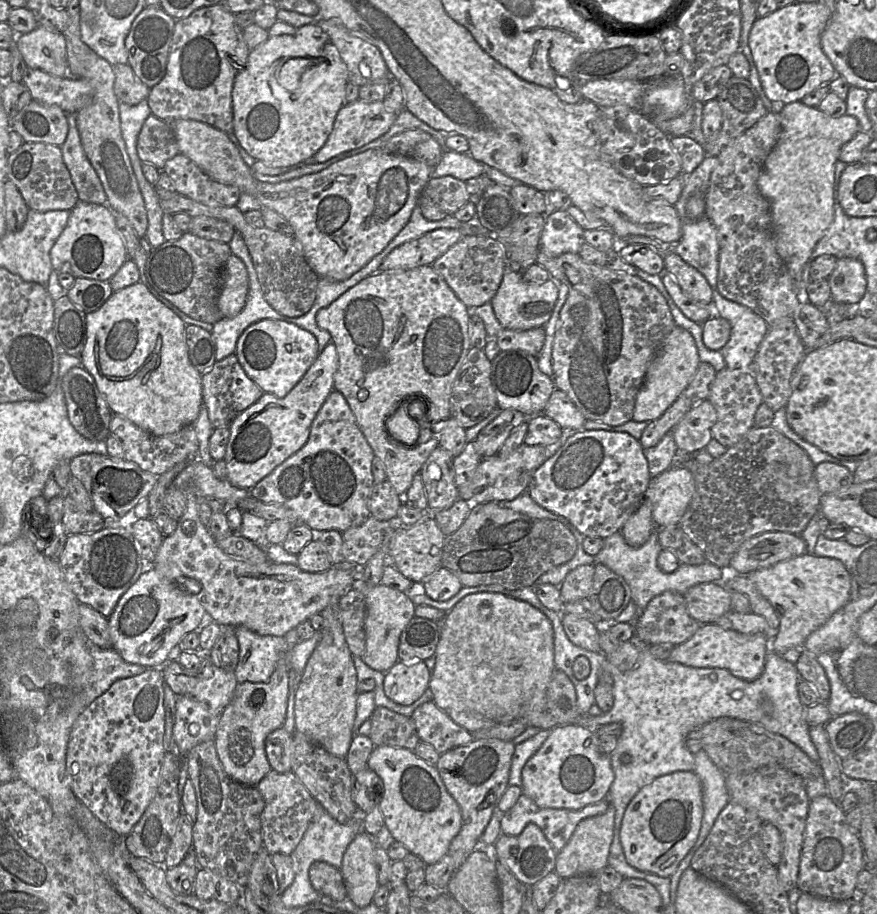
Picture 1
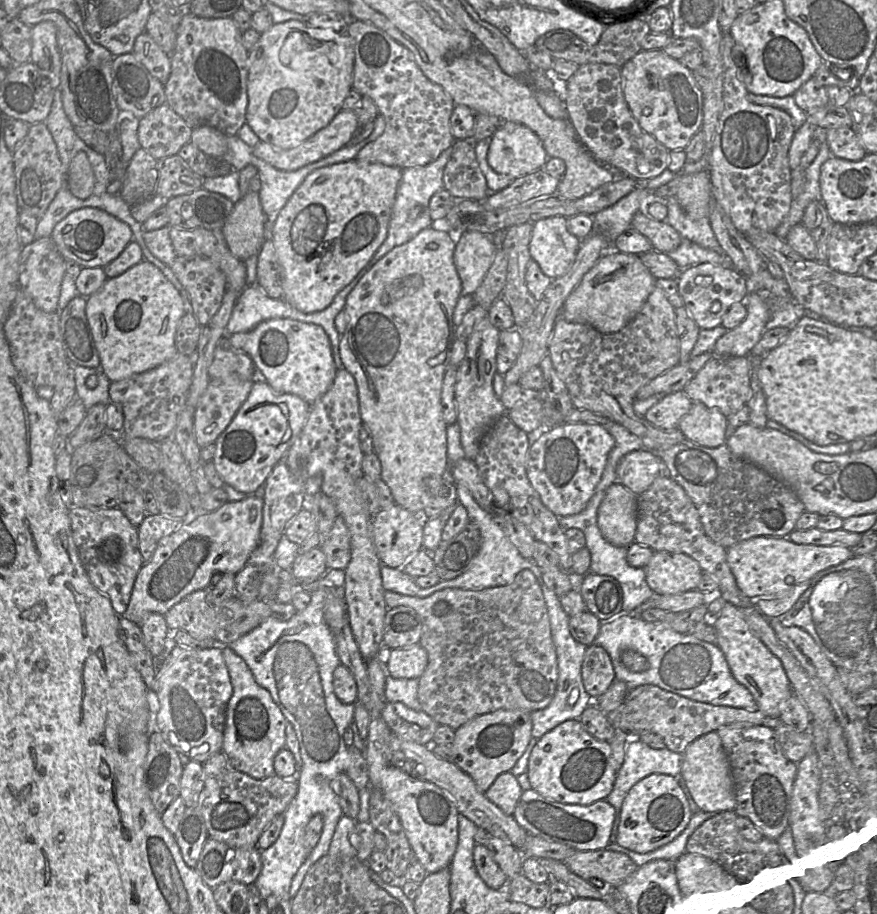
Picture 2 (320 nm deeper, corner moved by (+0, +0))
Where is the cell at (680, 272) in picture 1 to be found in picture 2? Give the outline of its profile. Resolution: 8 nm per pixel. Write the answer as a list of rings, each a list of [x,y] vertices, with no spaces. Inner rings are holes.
[[[643,211],[637,212],[632,220],[631,227],[644,235],[653,249],[661,253],[671,253],[676,250],[683,237],[667,221],[658,221]]]

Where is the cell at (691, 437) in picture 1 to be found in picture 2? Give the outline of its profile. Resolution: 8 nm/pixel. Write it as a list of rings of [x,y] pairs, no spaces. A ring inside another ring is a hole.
[[[684,390],[666,394],[645,414],[654,426],[669,430],[678,428],[681,418],[689,412],[693,401]]]

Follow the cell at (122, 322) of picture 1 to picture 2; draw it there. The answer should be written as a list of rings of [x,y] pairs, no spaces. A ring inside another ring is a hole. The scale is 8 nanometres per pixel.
[[[143,259],[140,263],[129,268],[123,274],[114,278],[108,278],[98,291],[96,291],[95,293],[86,298],[87,298],[86,314],[99,353],[100,368],[111,382],[120,381],[129,378],[134,374],[142,373],[150,369],[153,369],[158,365],[164,363],[165,361],[173,358],[178,353],[175,337],[180,320],[186,313],[184,301],[179,291],[166,278],[163,272],[157,266],[147,261],[146,259]]]

